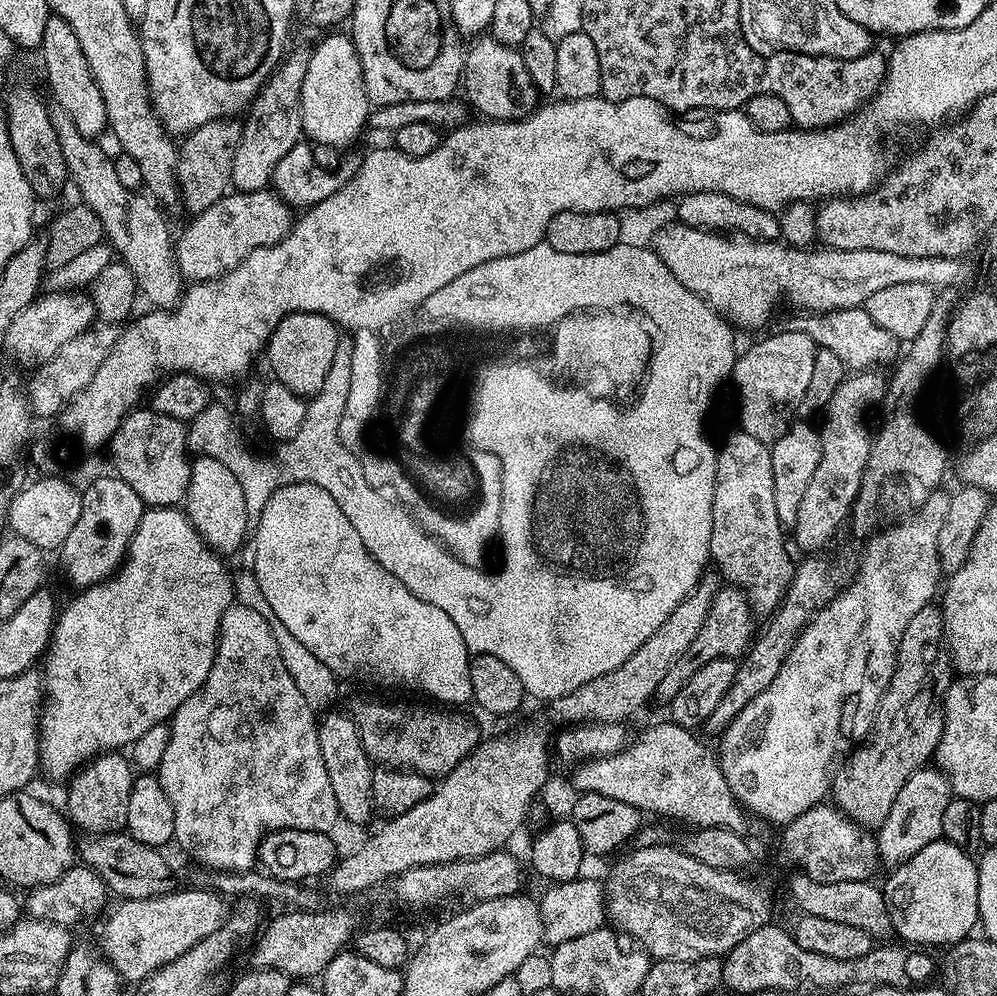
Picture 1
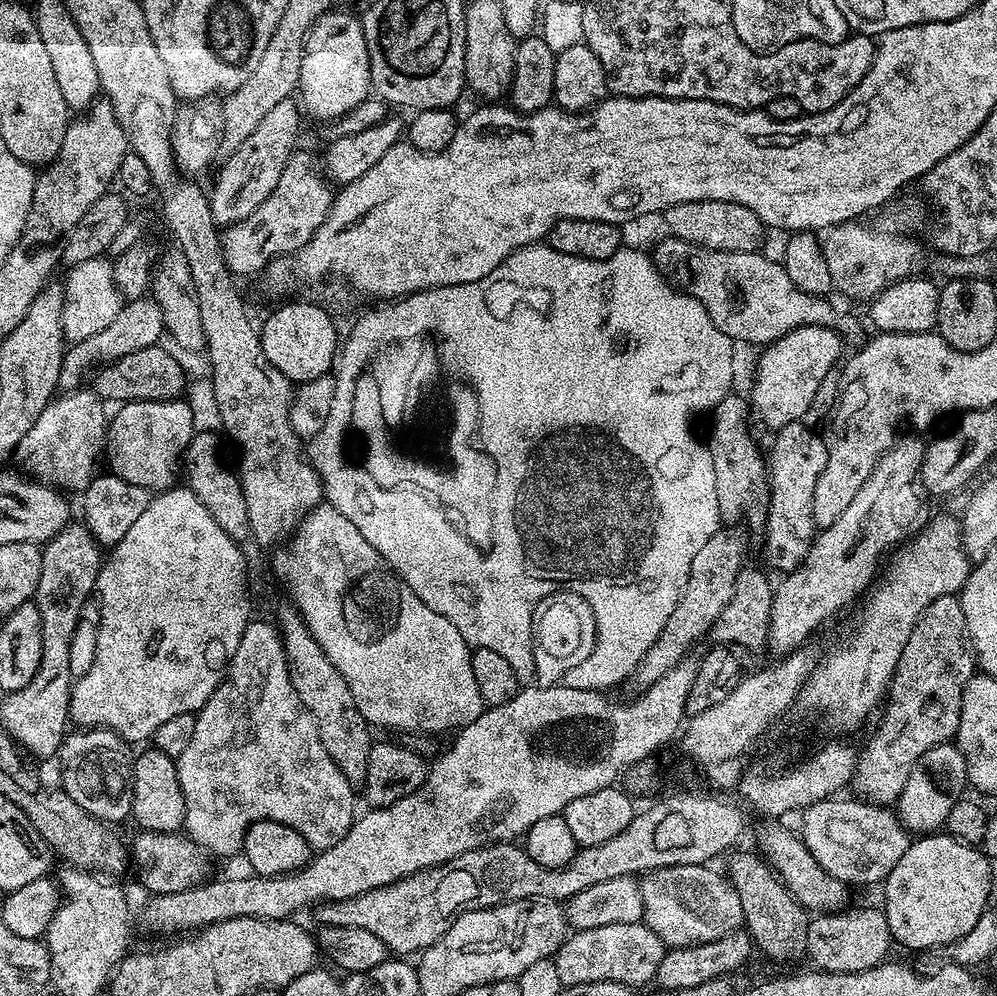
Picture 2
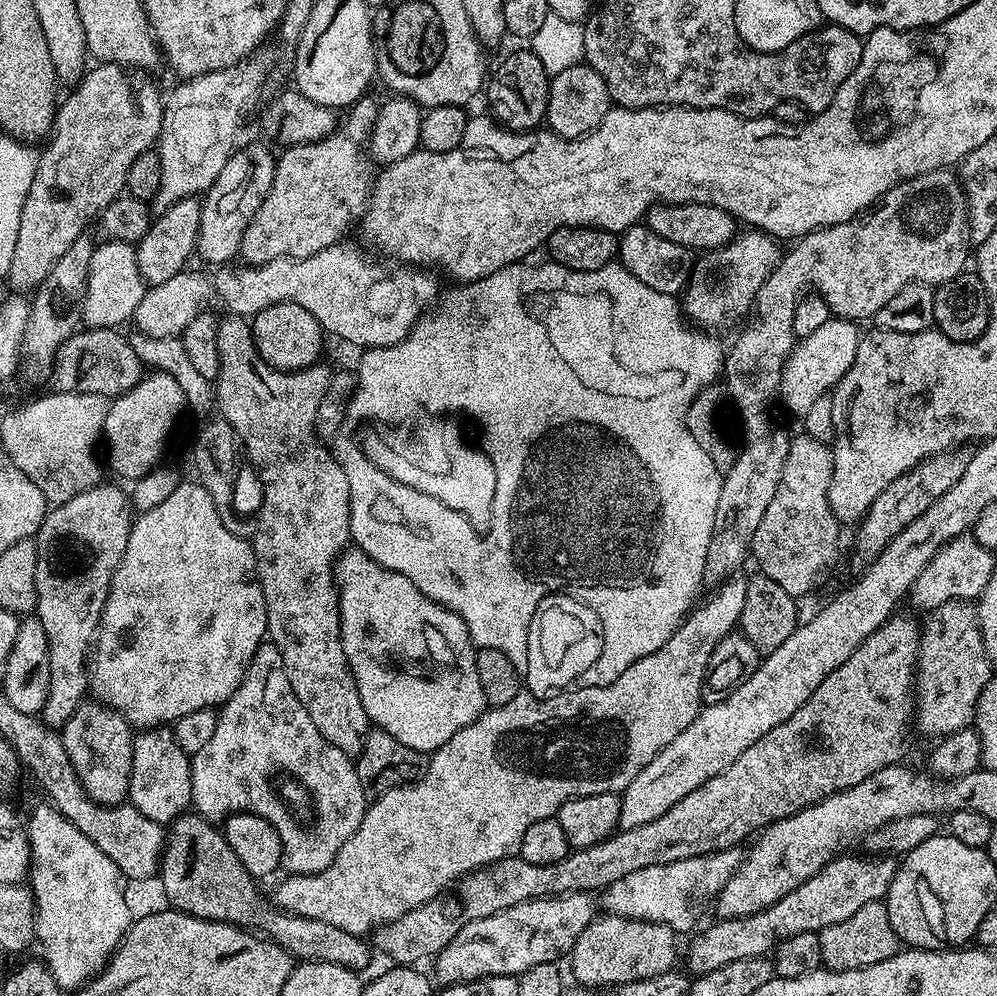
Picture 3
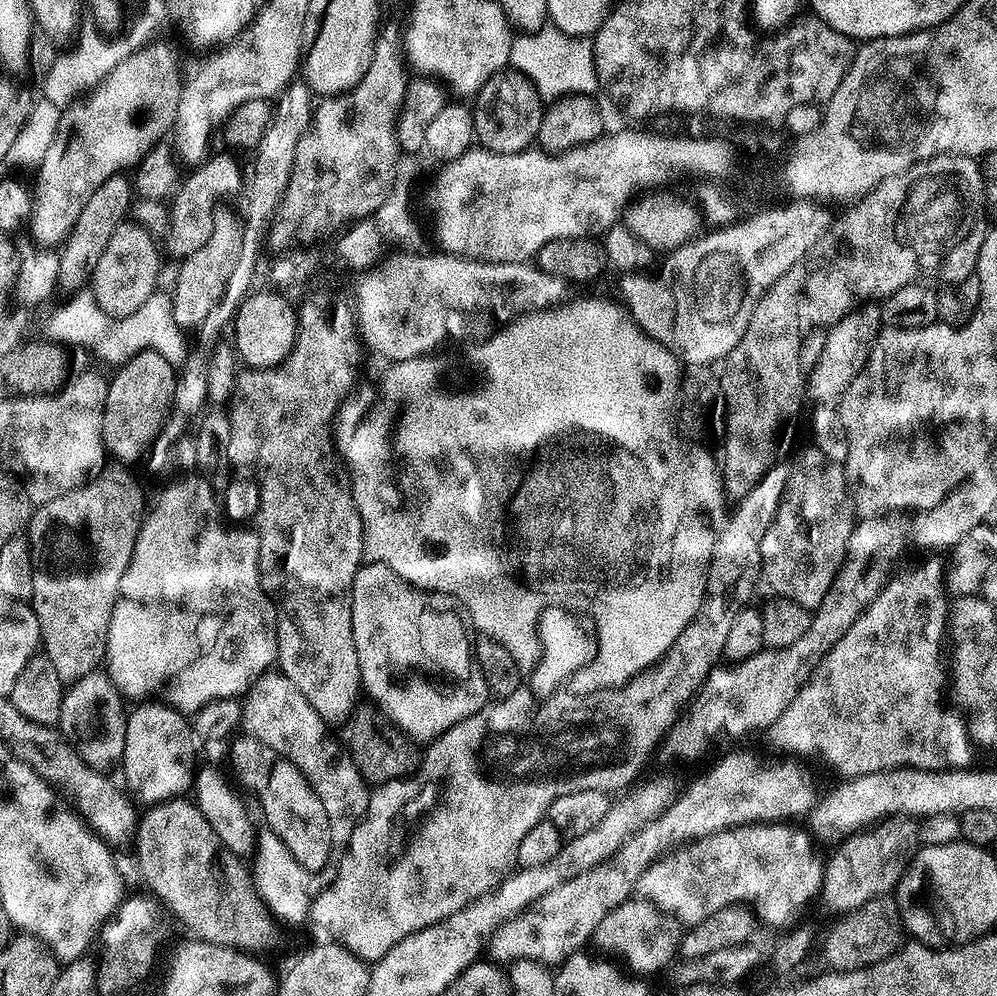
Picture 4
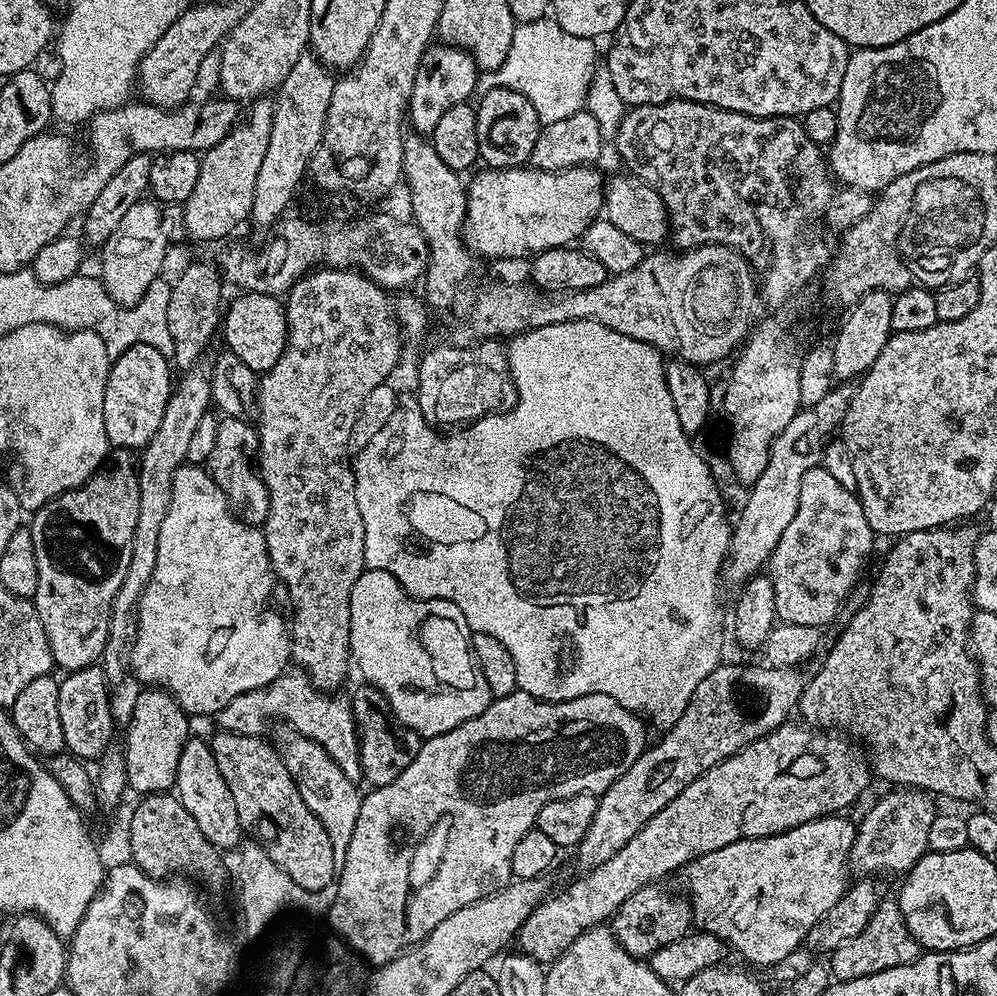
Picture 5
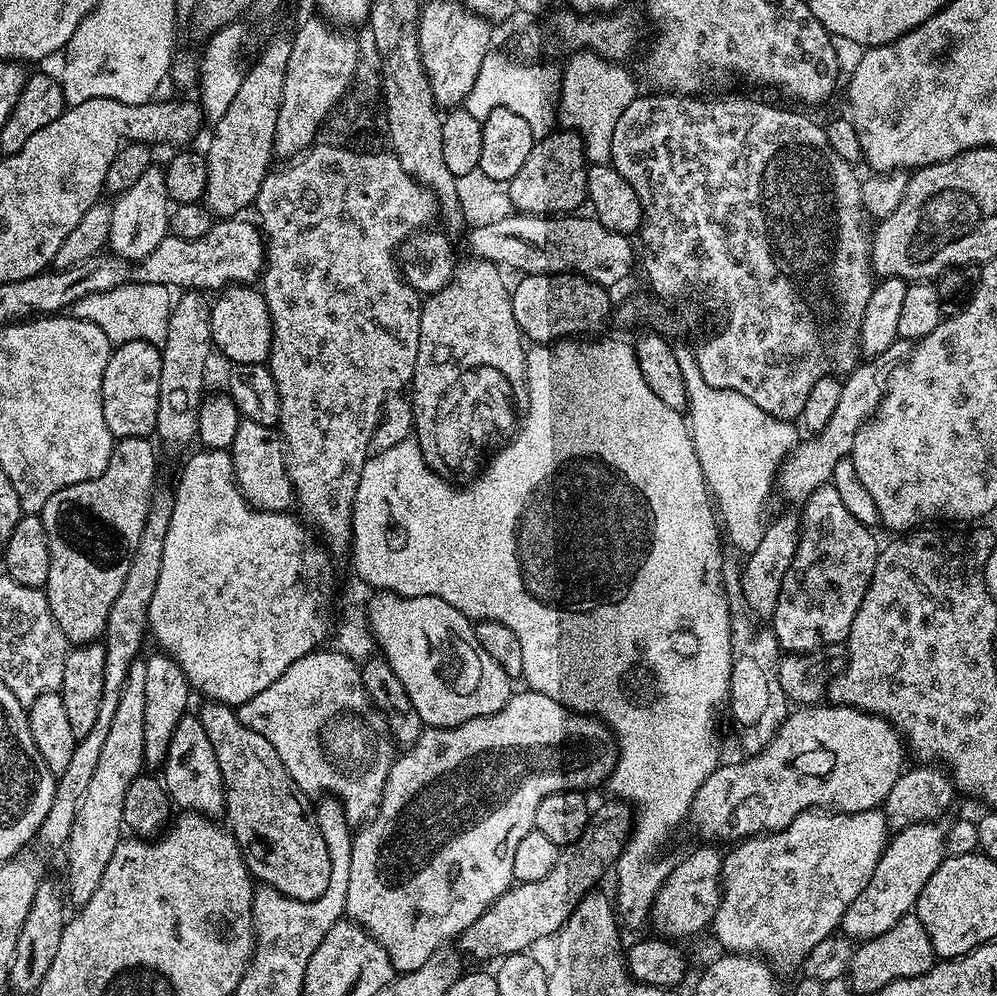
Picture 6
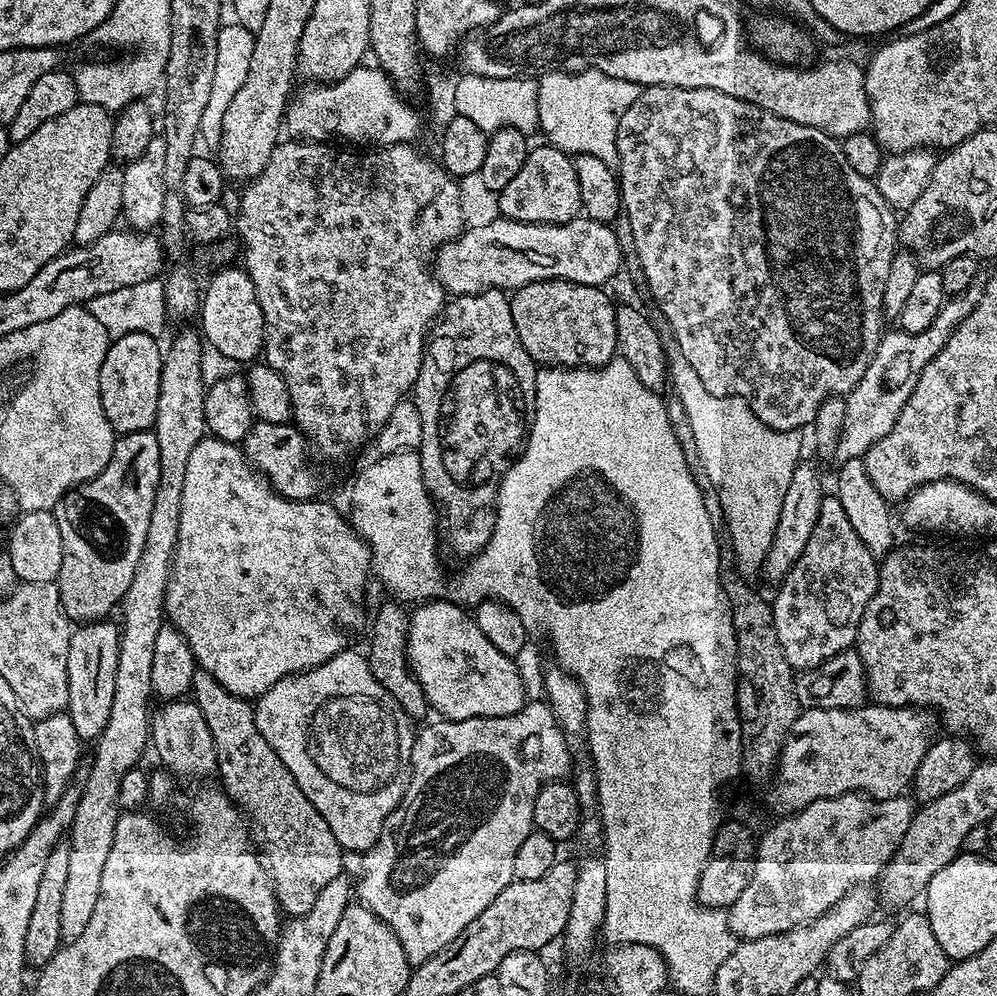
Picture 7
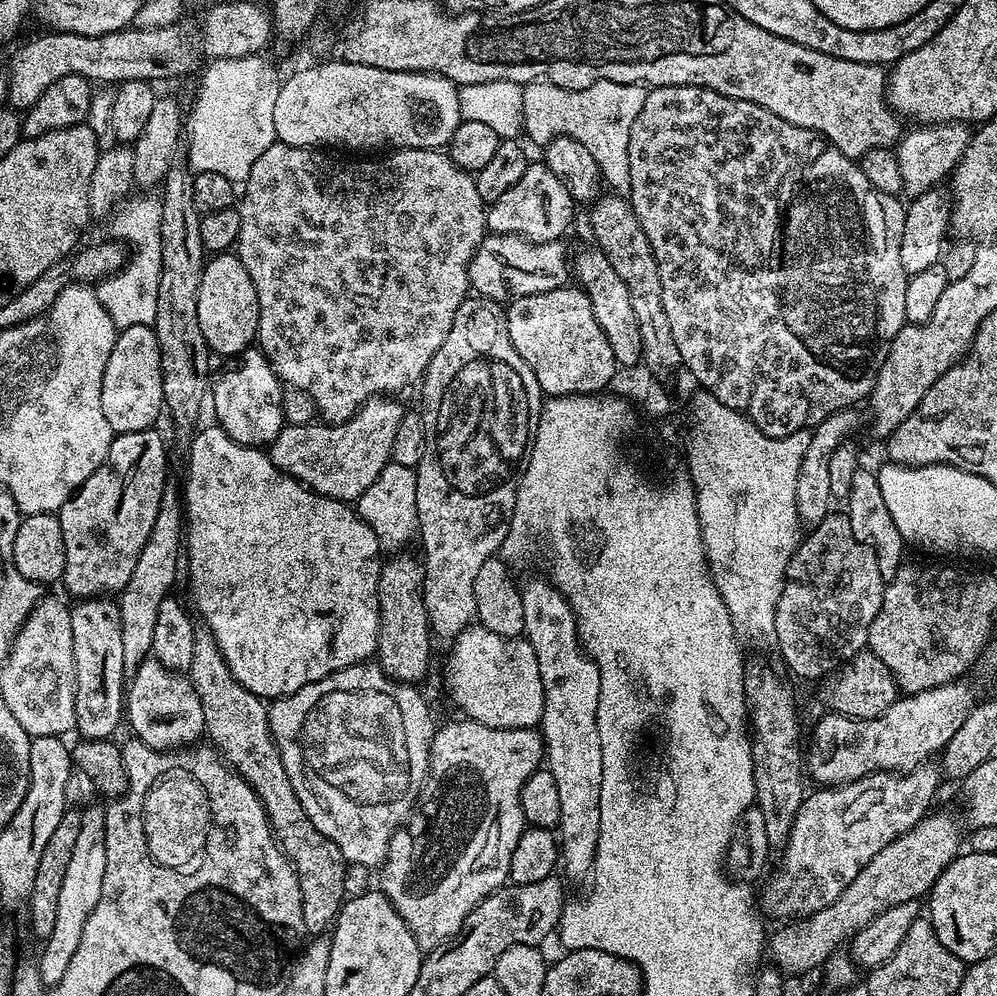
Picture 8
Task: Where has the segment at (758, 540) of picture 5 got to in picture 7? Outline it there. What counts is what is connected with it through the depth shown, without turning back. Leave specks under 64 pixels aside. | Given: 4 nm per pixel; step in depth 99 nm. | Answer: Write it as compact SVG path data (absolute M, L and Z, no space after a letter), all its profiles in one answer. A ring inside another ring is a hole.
M976 287L954 297L953 300L952 297L945 299L942 310L938 310L938 318L934 318L931 326L918 334L899 330L885 331L880 337L880 345L870 366L866 366L866 374L862 374L862 382L858 382L858 386L854 386L854 390L847 393L844 428L841 430L840 440L834 447L837 461L864 457L870 446L878 442L878 438L890 434L922 370L926 370L926 366L940 353L942 346L946 346L952 331L967 318L970 310L974 310L974 306L980 301L980 293L981 289Z

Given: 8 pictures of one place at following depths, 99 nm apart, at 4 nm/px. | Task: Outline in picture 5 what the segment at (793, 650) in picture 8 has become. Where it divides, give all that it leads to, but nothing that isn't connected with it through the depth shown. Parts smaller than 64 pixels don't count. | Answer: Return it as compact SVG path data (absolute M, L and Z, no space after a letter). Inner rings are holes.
M824 467L811 468L802 478L802 490L798 492L798 510L790 526L778 538L772 558L766 565L767 575L774 582L774 602L777 617L783 623L794 626L814 626L823 629L840 612L840 607L849 603L850 597L861 583L860 575L864 572L864 563L872 552L874 533L866 514L860 505L860 497L842 482L838 482Z

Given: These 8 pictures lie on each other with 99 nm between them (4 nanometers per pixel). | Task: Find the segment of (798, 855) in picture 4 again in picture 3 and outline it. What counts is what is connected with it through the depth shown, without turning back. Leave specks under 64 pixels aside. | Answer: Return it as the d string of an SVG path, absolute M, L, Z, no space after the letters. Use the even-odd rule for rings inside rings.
M735 847L706 854L702 860L704 864L709 864L709 868L704 868L701 872L695 868L698 860L694 856L686 858L684 862L655 864L646 866L646 870L634 870L634 874L618 878L618 882L599 893L599 907L607 915L621 916L623 920L649 920L655 924L671 924L672 931L677 934L688 931L691 933L692 919L696 916L696 900L711 901L720 895L720 891L736 873L736 868L742 861L740 851L739 847Z

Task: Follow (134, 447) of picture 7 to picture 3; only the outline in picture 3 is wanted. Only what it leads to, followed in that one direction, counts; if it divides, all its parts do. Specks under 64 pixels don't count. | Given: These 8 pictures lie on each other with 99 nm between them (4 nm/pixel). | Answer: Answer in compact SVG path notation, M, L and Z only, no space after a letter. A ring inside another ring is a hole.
M101 482L55 505L34 537L38 558L34 615L42 622L50 646L50 686L42 713L49 728L63 729L90 692L90 653L112 576L126 554L134 519L129 493L116 484Z

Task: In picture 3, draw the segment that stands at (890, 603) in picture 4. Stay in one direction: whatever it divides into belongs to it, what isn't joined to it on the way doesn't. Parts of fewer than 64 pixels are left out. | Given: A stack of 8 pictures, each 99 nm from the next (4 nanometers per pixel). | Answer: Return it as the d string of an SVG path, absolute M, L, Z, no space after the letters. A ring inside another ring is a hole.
M900 615L889 616L882 627L863 640L858 650L854 650L854 654L850 654L850 658L846 658L838 670L829 674L822 686L818 686L818 690L814 690L814 694L810 694L810 698L806 698L806 702L802 702L802 706L798 706L798 710L794 710L786 722L774 726L774 730L758 738L750 750L742 750L742 754L738 754L738 758L734 758L734 762L730 762L722 774L714 774L710 782L702 782L698 790L690 790L690 794L686 794L682 802L670 806L662 818L617 831L589 848L569 851L562 862L550 862L550 866L534 866L534 862L526 862L517 854L475 868L455 885L454 890L402 914L402 918L379 925L374 933L375 947L380 947L396 966L416 966L419 960L431 961L454 939L458 930L462 930L462 926L478 918L490 918L490 914L498 914L498 910L518 906L527 900L568 896L571 892L596 894L618 882L618 878L634 874L634 870L646 870L646 866L684 862L691 856L703 858L711 852L735 848L743 845L748 835L751 837L759 833L775 820L793 816L830 794L858 786L862 778L870 778L870 774L878 770L899 765L908 748L908 731L914 728L916 651L920 648L922 631L914 617Z

